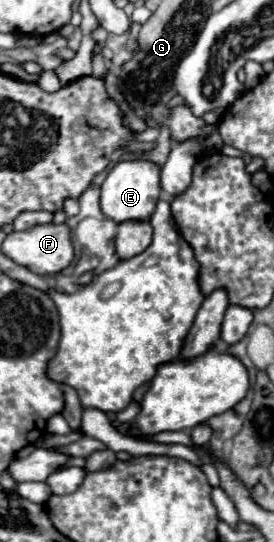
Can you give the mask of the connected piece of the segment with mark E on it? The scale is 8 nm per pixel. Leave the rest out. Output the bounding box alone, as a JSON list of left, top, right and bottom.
[101,158,161,222]

